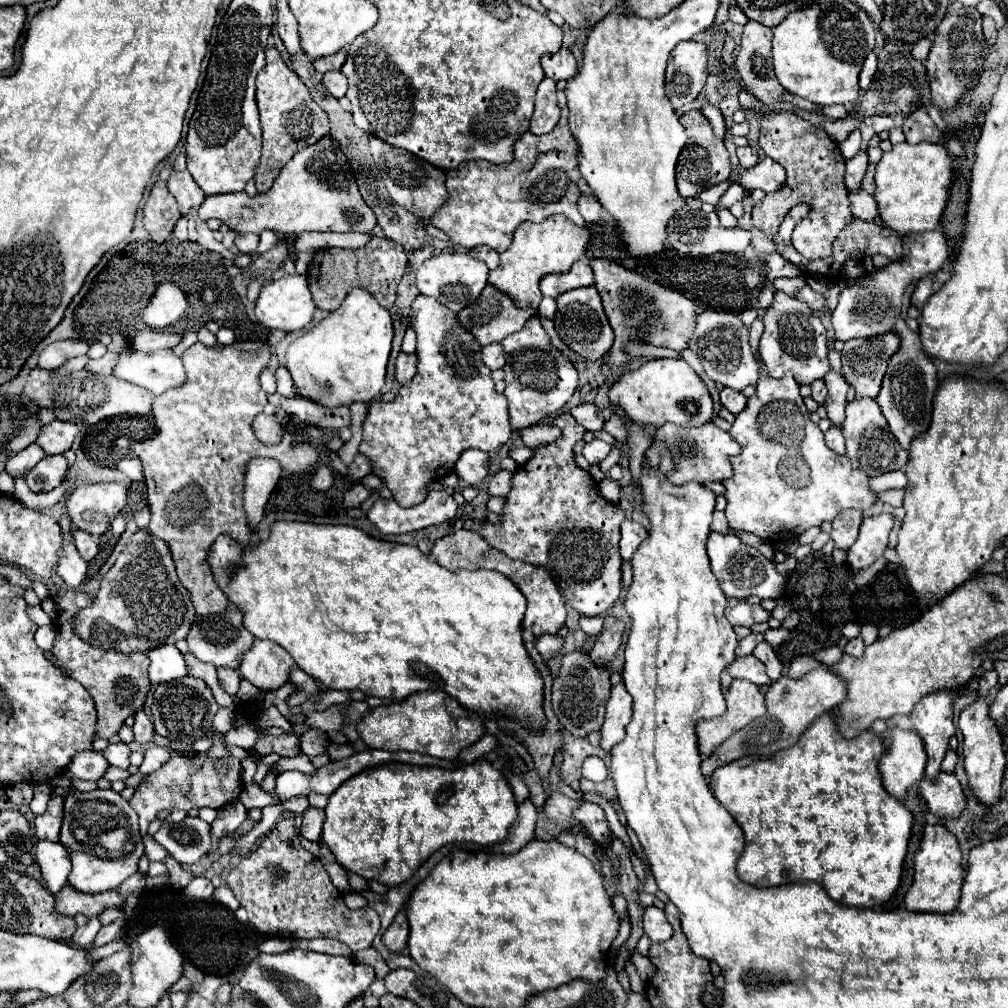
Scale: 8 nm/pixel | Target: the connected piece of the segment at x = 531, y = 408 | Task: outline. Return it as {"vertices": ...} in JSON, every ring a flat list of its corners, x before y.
{"vertices":[[532,316,520,332,510,334,506,340,502,340,502,346,506,350,504,396,508,400,512,428,522,430,526,426,534,426,546,418,556,416,556,412,576,392,578,372,574,364,568,360,568,356,550,342,550,336,540,324,540,318]]}

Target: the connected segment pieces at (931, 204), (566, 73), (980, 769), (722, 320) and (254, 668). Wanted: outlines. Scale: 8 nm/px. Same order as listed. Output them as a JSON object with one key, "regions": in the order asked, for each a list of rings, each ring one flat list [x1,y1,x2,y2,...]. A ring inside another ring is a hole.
{"regions":[[[894,144,876,164,876,202,882,220,898,234,934,230,938,224,952,184,952,156,944,144]],[[560,48,556,54,544,54,540,64,544,74,552,80,568,80,578,70,578,64,568,48]],[[994,670,980,676,976,700,970,706,966,706,958,718,958,728,964,734,964,770,968,774,972,792,984,804,996,804,1000,800,1000,786,1002,786,1002,776,1004,776,1004,768,1006,768,1006,756,1002,750,1000,732,988,714,988,702,986,702,990,688,996,688,996,686,998,686,998,678,996,678]],[[712,310,700,312,696,330,688,346,700,358,706,376,716,384,742,392,746,386,758,382,758,362,754,360,752,350,748,346,748,328,742,324,742,320,736,314,712,312]],[[256,638,242,658,240,674,260,690,276,690,288,680,292,666,294,660,282,646]]]}

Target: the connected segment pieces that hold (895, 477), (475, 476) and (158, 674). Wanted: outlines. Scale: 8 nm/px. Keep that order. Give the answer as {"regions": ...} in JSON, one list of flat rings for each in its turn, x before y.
{"regions":[[[902,470,870,478,870,482,868,482,868,488,874,494,880,494,880,492,886,492,886,490,892,490,892,488,904,488,904,486,906,486,906,474]],[[474,448,462,452,462,456,458,458,458,464,454,466,454,472,466,484,472,484,472,486,480,484,484,478,490,476,488,454,482,450,474,450]],[[176,646,152,648,150,652,146,652,146,658,150,660,148,676,154,684,170,682,174,678,182,678,188,674,186,664,184,664,184,656,180,654,180,650]]]}

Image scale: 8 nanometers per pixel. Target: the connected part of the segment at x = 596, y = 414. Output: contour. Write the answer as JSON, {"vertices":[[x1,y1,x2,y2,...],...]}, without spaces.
{"vertices":[[580,404,580,406,572,408,572,416,576,418,576,422,580,426,584,426,590,432,602,430,604,418,602,418,602,412,594,404]]}

